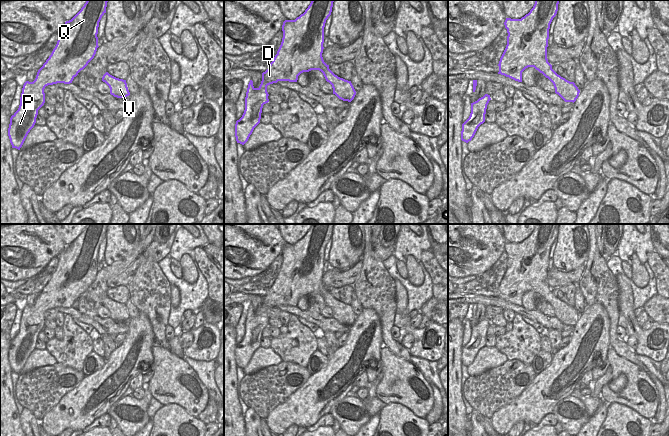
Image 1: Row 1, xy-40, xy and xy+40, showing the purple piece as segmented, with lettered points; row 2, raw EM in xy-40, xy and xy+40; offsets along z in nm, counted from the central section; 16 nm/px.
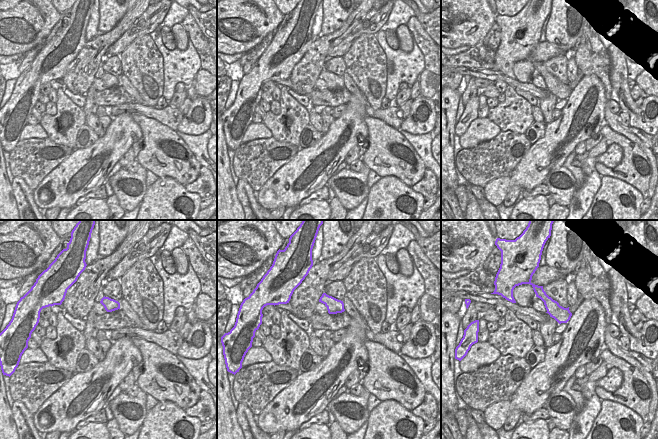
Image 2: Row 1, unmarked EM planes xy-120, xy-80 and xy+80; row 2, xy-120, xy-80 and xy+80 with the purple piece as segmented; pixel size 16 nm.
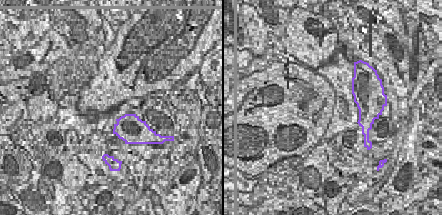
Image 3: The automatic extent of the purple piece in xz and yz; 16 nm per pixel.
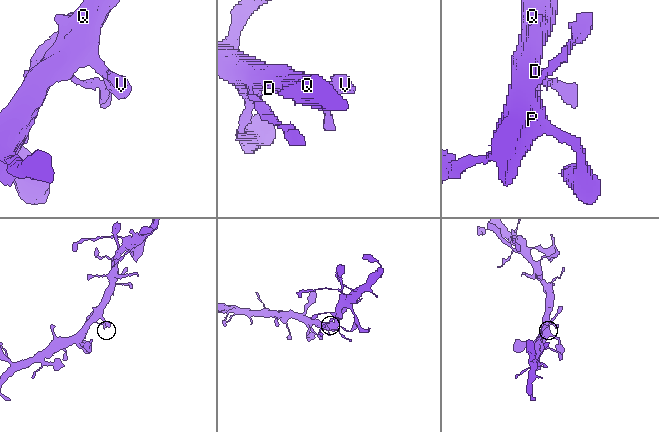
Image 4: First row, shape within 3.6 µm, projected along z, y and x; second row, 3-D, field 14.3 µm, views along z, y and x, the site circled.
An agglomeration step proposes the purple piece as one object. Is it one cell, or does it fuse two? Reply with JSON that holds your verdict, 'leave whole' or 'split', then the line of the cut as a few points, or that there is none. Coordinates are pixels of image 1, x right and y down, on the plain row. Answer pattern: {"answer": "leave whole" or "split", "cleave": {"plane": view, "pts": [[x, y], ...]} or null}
{"answer": "leave whole", "cleave": null}

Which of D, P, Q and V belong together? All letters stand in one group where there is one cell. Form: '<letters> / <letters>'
D P Q V

